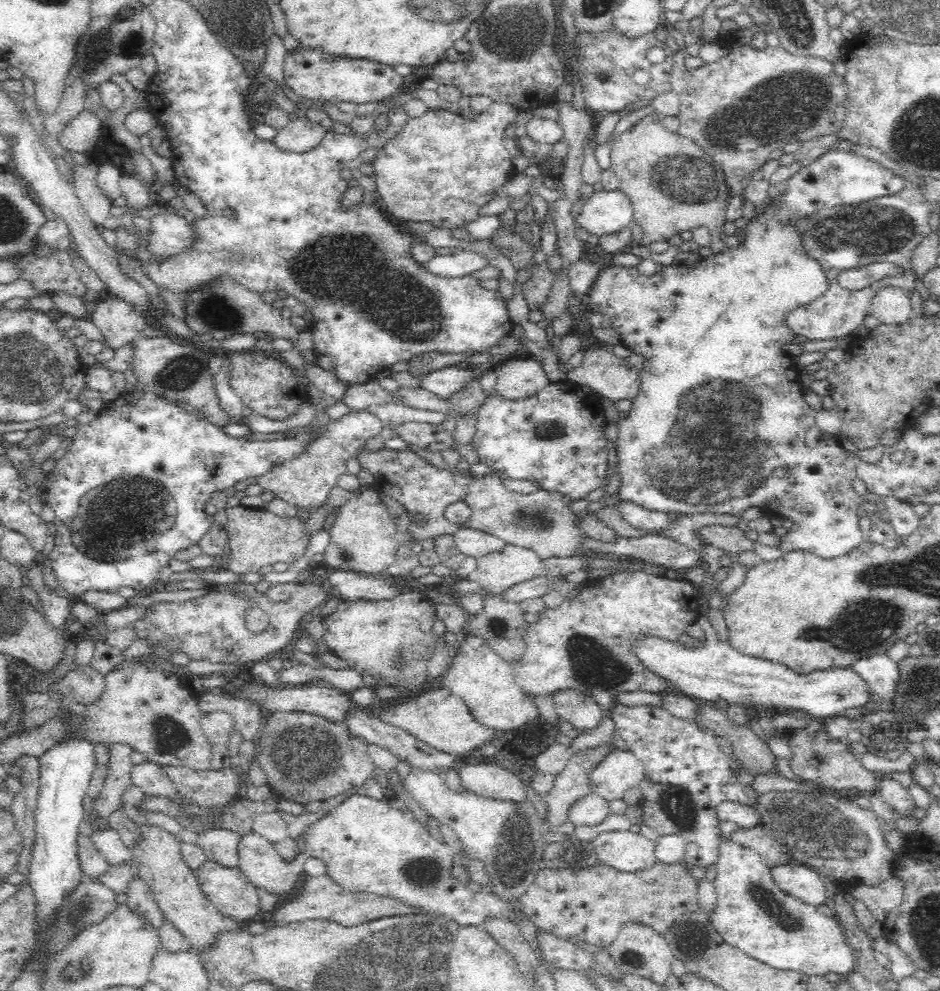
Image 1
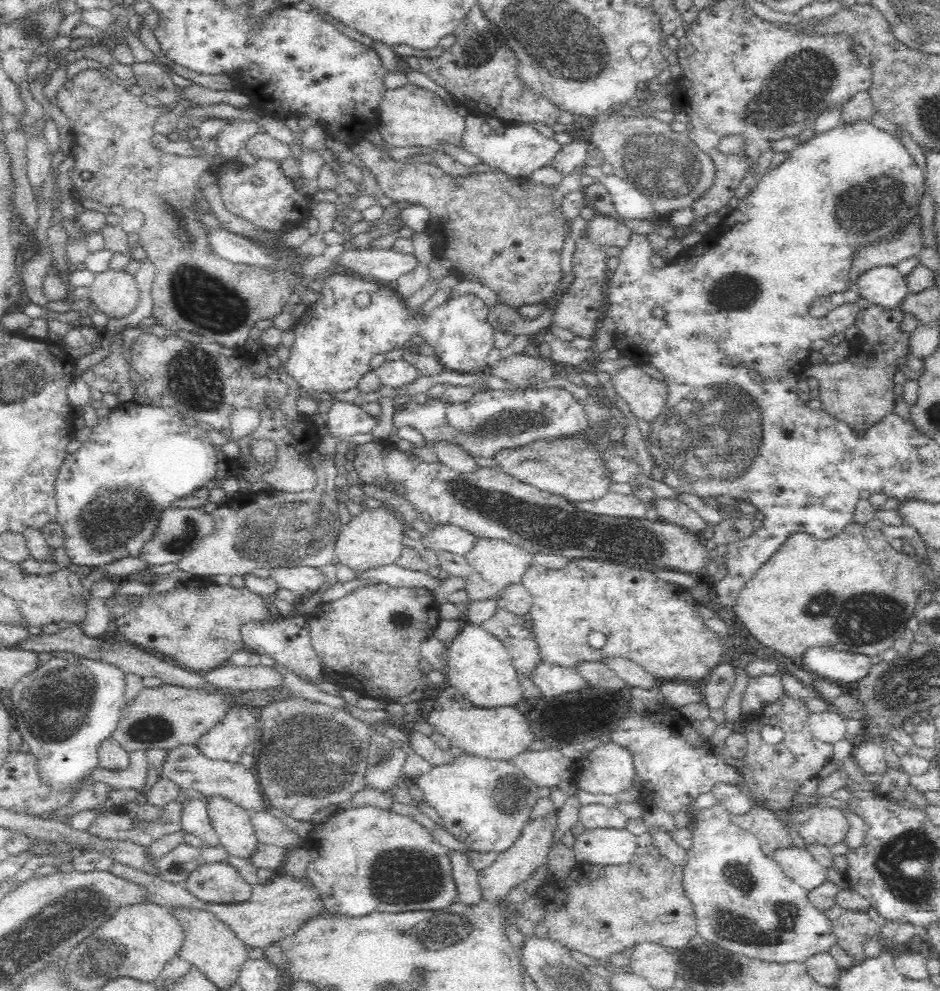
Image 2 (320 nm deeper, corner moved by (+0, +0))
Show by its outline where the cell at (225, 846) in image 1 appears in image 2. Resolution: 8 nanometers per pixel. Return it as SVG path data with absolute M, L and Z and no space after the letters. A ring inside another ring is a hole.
M193 799L182 804L182 828L185 833L194 834L207 846L220 846L220 837L216 834L208 816L206 803Z

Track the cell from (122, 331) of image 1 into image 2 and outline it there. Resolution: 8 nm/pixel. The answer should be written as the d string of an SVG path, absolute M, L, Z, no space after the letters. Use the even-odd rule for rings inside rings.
M108 269L95 274L89 290L91 302L96 304L98 311L116 321L130 317L140 301L140 289L135 277L125 270L114 272Z

